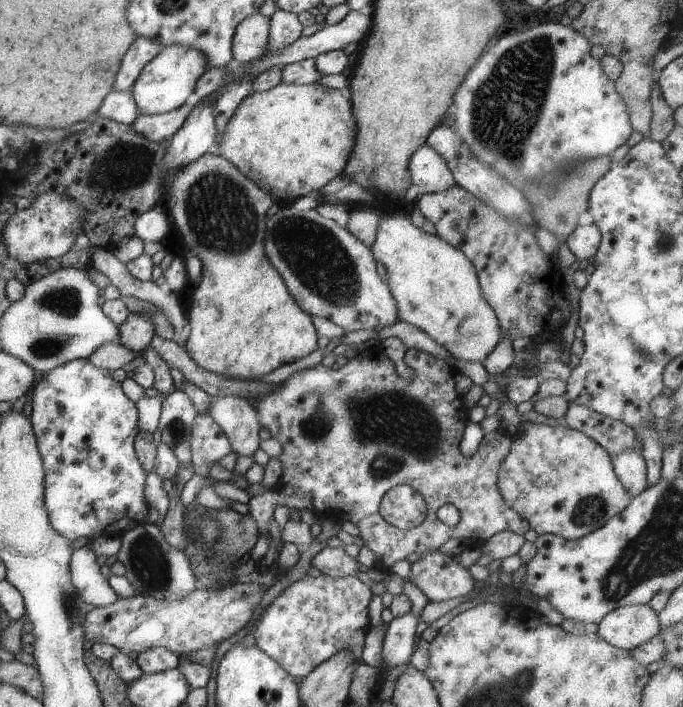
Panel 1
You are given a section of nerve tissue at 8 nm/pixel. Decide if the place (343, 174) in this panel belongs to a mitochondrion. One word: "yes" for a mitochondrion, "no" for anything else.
no

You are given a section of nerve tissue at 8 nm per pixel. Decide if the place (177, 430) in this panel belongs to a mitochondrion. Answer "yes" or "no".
yes

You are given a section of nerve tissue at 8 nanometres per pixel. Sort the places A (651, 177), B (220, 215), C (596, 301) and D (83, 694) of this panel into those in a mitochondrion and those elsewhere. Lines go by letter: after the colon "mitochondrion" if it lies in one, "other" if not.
A: other
B: mitochondrion
C: other
D: other

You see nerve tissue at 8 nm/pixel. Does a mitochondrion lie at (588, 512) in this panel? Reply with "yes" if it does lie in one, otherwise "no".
yes

